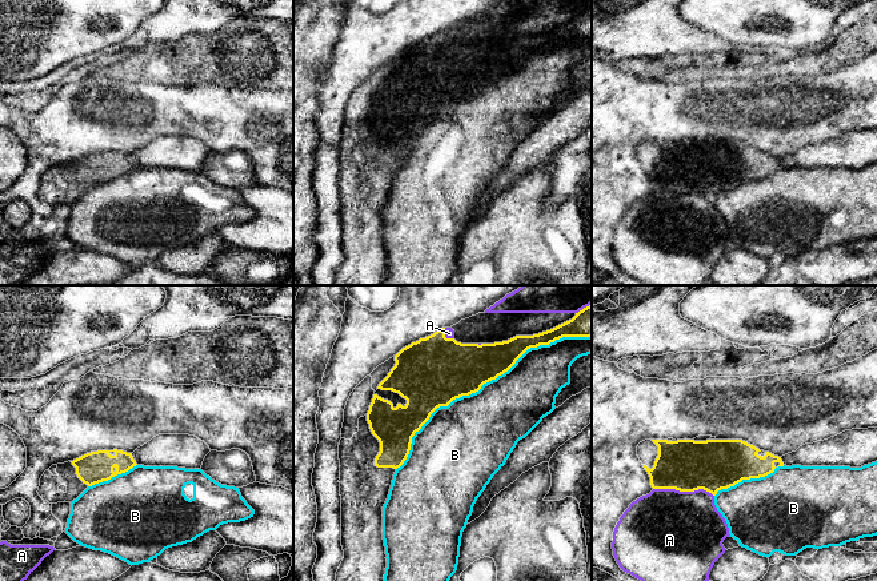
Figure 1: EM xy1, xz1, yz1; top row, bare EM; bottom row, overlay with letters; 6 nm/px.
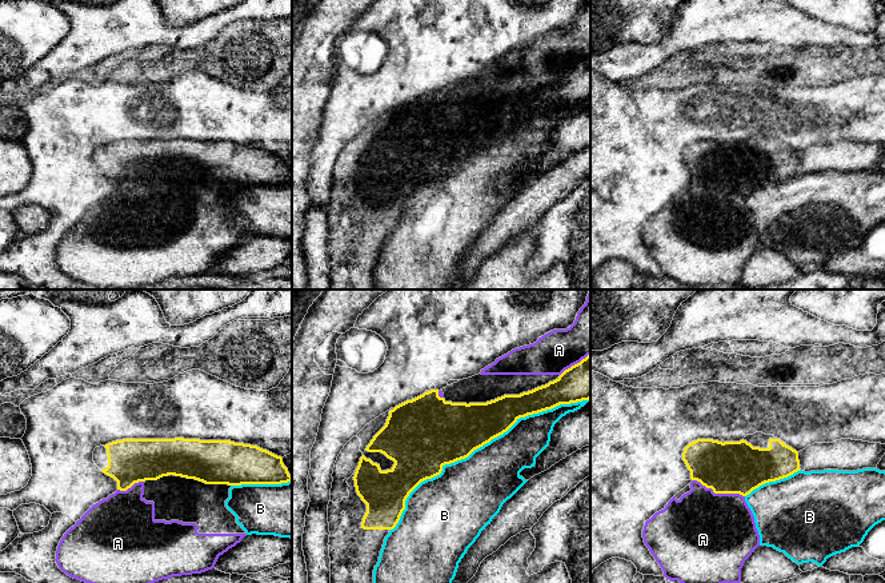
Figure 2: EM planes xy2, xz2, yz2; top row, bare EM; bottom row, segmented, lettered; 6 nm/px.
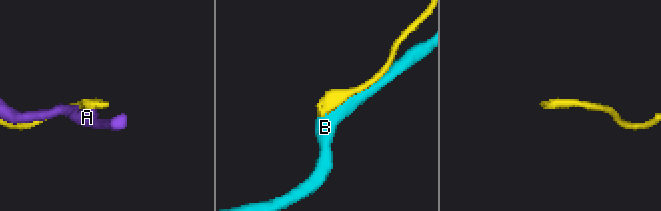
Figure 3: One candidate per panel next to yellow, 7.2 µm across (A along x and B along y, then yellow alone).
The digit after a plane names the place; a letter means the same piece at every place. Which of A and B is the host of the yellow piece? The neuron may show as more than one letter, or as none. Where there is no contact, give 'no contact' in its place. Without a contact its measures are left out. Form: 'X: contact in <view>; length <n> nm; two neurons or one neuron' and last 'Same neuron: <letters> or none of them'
A: contact in yz1; length 380 nm; two neurons
B: contact in xz2; length 1450 nm; two neurons
Same neuron: none of them

